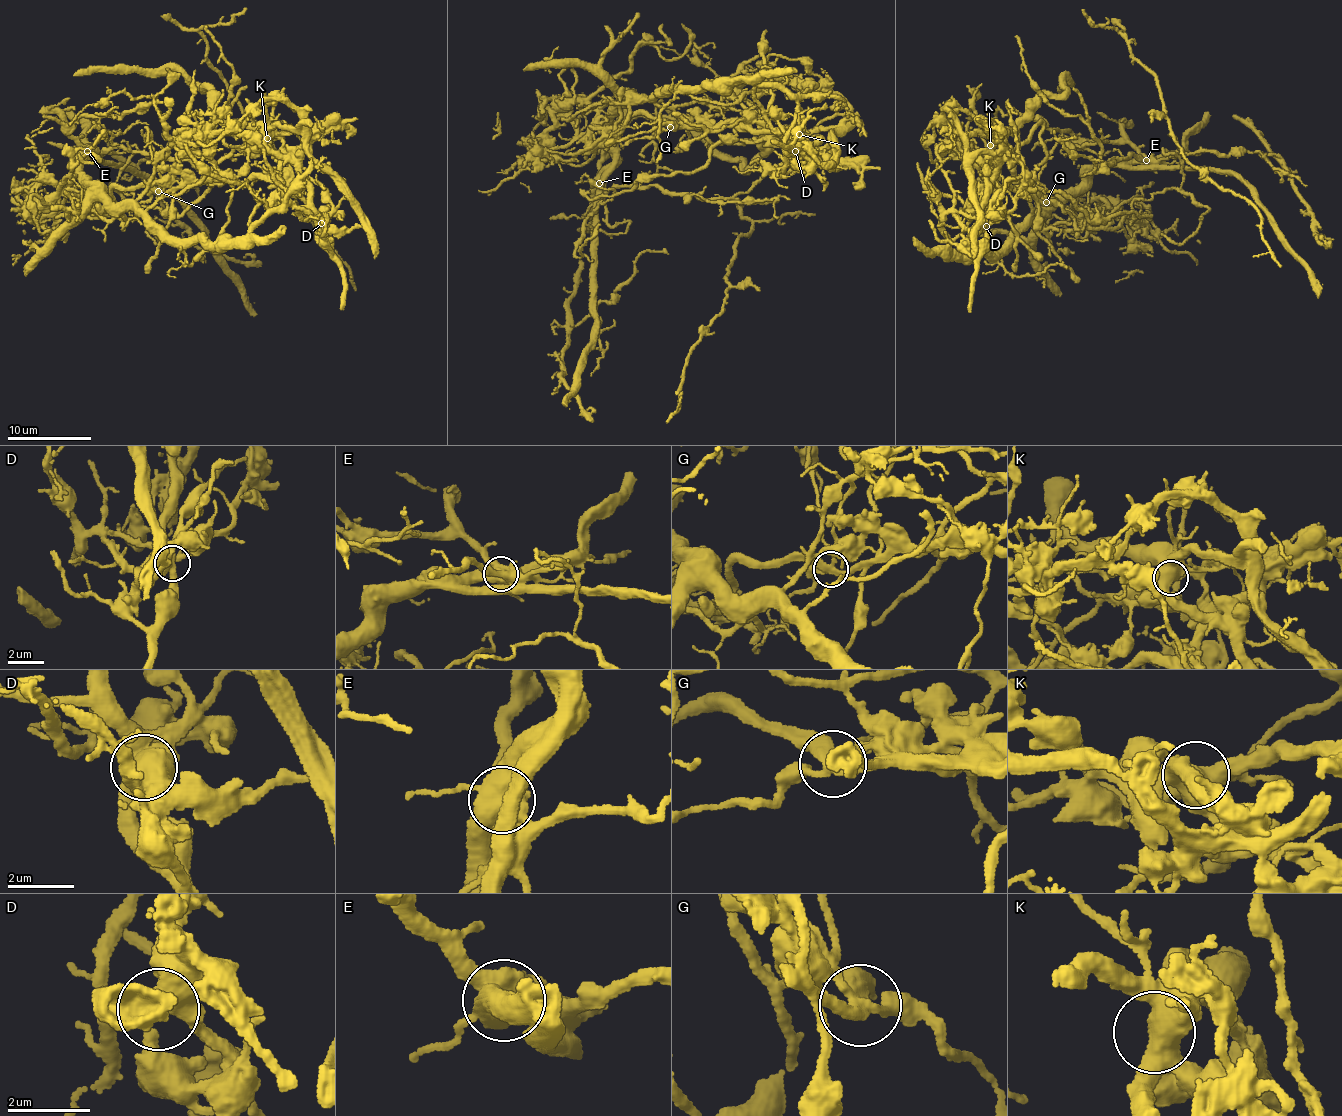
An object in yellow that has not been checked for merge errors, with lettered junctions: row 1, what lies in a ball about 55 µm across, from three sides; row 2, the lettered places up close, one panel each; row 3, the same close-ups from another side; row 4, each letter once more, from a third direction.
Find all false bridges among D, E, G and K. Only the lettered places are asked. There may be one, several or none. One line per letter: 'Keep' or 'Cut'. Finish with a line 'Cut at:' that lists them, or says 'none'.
D: Keep
E: Cut
G: Cut
K: Keep
Cut at: E, G

